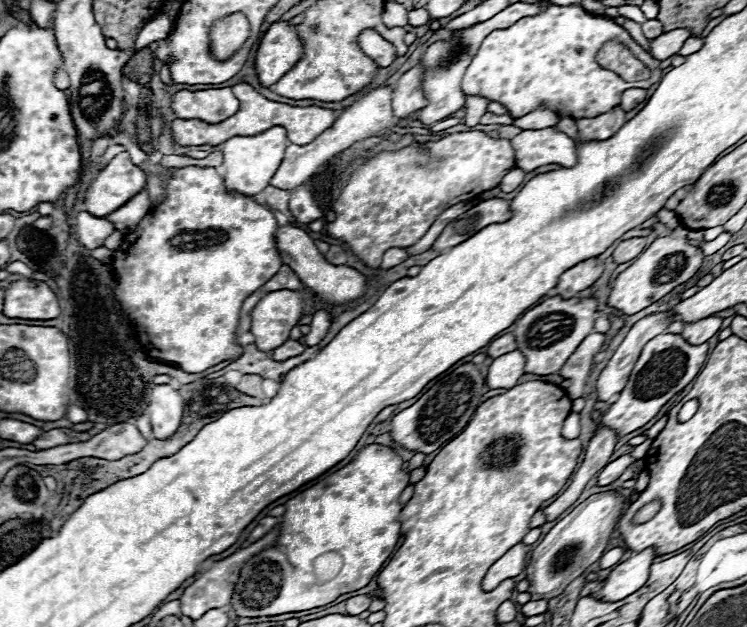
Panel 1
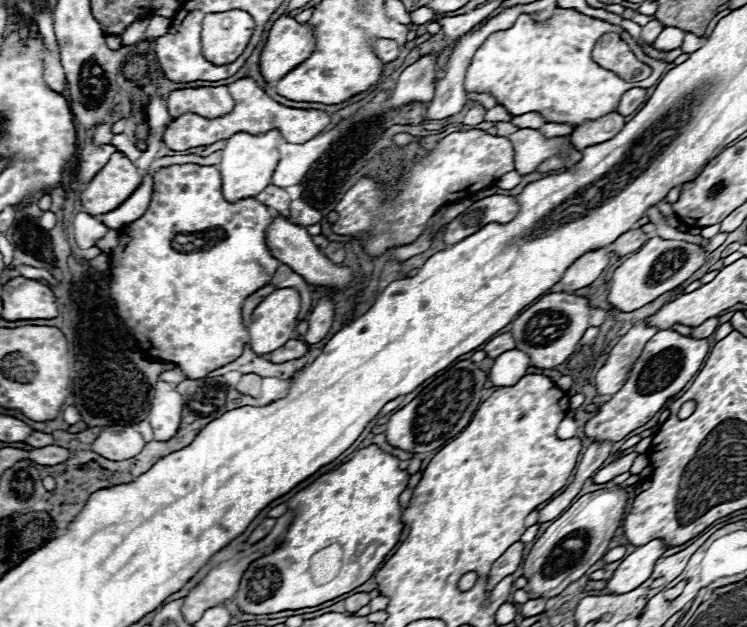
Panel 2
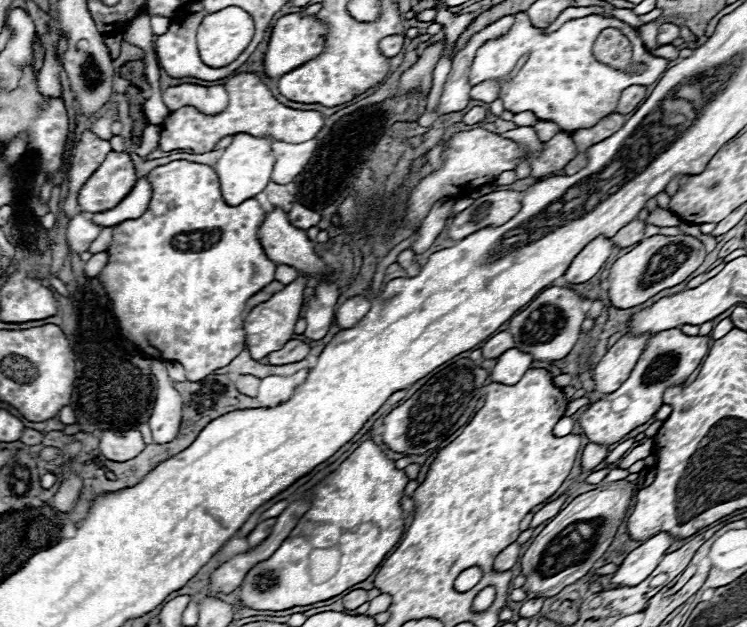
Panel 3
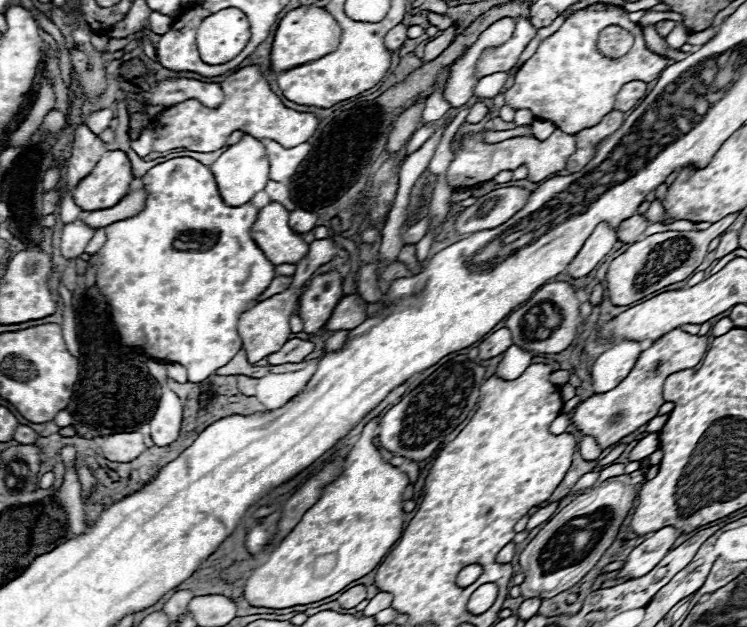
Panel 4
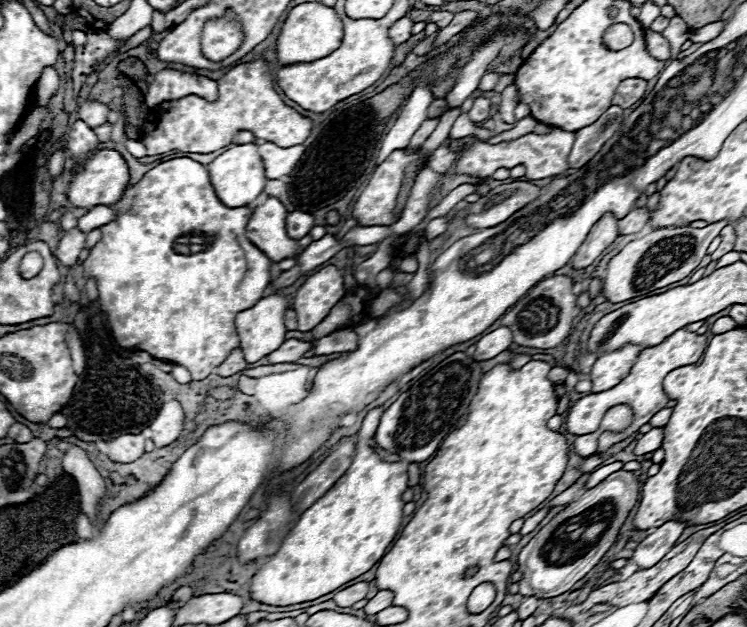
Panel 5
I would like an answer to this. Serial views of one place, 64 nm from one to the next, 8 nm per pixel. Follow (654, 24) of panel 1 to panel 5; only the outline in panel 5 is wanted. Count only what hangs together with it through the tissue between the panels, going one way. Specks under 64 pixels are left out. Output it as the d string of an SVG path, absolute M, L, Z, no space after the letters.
M650 30L646 34L646 48L658 60L668 60L670 58L670 44L668 44L668 40L660 32L652 32Z

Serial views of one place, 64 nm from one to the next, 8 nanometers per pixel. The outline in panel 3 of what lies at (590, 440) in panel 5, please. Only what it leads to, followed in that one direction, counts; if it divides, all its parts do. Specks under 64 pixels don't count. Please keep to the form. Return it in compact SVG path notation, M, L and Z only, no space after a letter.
M588 444L584 448L582 454L582 470L584 472L594 472L594 468L608 456L608 446L600 446L600 444Z

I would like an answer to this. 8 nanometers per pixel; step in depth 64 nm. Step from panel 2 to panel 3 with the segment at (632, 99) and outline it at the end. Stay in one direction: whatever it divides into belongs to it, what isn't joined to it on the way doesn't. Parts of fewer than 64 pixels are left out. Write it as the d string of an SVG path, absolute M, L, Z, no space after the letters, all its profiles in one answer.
M630 86L630 88L626 88L626 90L622 92L616 112L620 112L620 114L630 114L630 112L634 112L634 110L640 106L640 102L642 102L644 98L646 98L646 88L644 88L644 86Z

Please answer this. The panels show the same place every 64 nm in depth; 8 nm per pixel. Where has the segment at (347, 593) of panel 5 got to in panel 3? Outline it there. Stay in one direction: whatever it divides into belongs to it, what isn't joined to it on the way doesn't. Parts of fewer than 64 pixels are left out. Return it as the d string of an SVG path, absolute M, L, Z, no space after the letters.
M352 590L352 592L348 592L348 594L342 598L342 602L344 602L344 608L346 608L346 610L356 610L356 608L362 606L364 602L368 602L366 590Z

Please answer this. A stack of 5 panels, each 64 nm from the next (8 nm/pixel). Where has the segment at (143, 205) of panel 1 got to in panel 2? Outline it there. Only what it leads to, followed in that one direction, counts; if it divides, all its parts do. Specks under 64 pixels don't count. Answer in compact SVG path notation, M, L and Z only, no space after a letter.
M146 174L140 188L126 202L122 202L116 210L112 210L108 214L100 214L98 220L104 220L104 224L108 224L108 228L122 230L124 226L132 224L148 210L150 198L152 198L152 176Z

